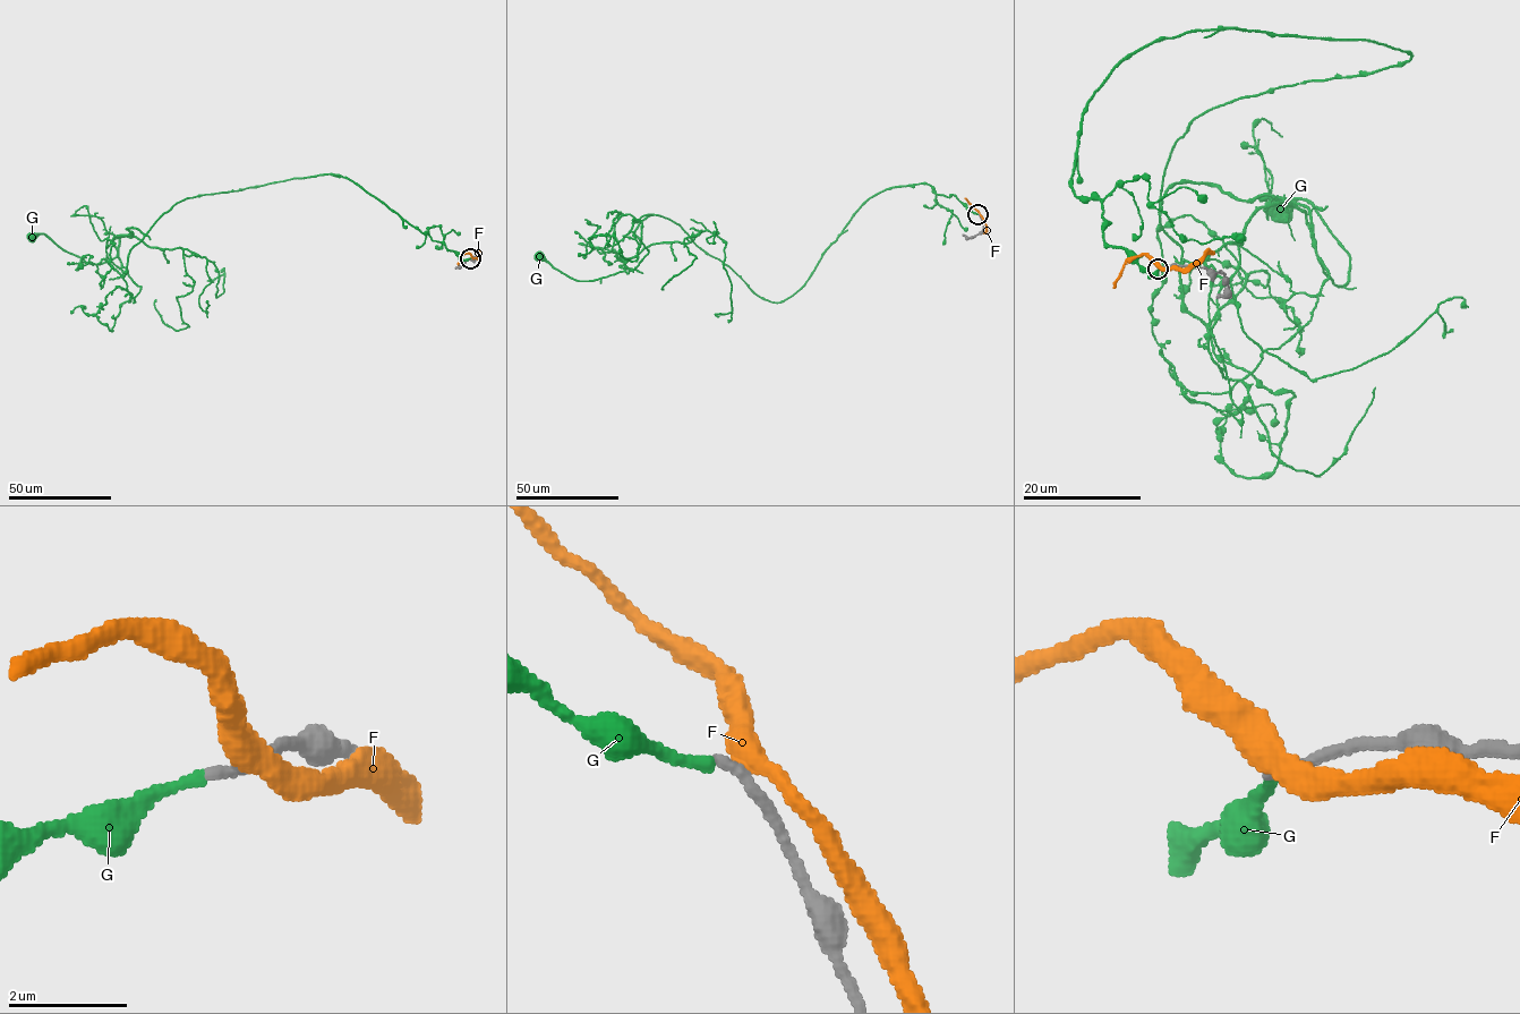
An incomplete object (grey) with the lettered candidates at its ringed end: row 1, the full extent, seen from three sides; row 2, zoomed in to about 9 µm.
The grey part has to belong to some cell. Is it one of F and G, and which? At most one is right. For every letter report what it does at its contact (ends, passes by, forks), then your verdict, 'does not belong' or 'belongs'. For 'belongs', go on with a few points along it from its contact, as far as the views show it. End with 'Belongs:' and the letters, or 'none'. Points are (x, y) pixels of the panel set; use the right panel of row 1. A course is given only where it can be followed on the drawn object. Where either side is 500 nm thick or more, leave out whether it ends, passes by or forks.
F: it passes by; does not belong
G: it ends there; belongs; it runs (1158, 267), (1073, 189), (1153, 42), (1411, 54), (1192, 121), (1161, 199), (1304, 205), (1347, 282), (1278, 204)
Belongs: G

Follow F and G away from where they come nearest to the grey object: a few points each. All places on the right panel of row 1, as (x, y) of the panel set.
F: (1159, 267), (1144, 254), (1134, 255), (1124, 264), (1113, 288)
G: (1158, 267), (1073, 189), (1153, 42), (1411, 54), (1192, 121), (1161, 199), (1304, 205), (1347, 282), (1278, 204)

